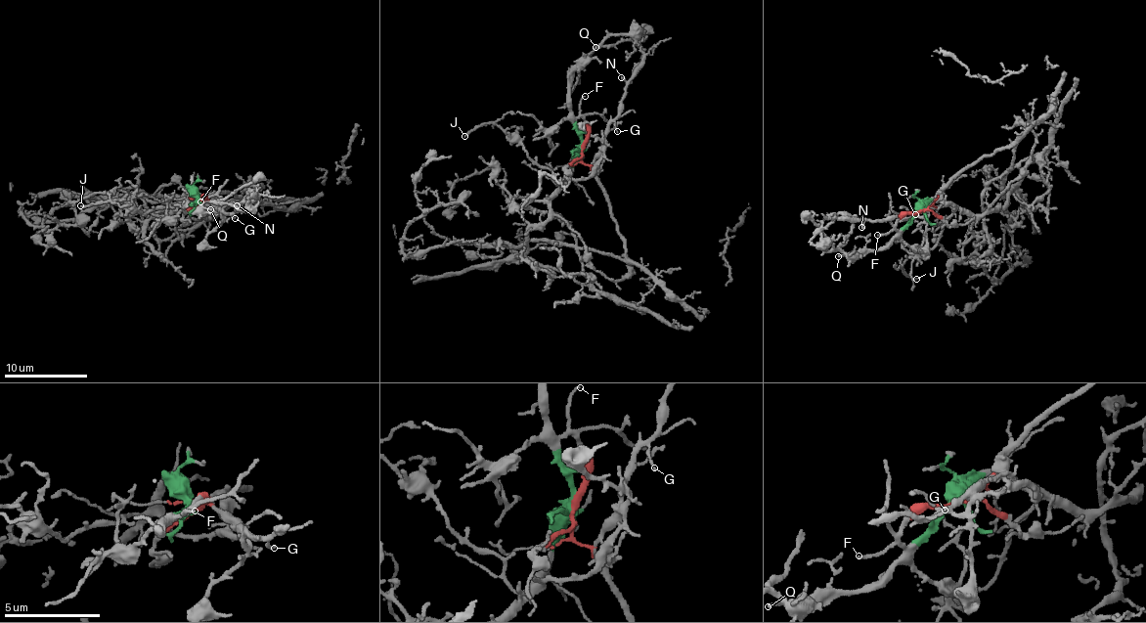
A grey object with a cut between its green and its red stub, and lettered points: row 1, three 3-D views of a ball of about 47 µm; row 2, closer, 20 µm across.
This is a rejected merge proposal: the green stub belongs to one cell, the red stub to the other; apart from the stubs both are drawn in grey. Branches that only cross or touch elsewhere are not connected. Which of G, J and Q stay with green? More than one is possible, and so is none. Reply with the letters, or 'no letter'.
J, Q

